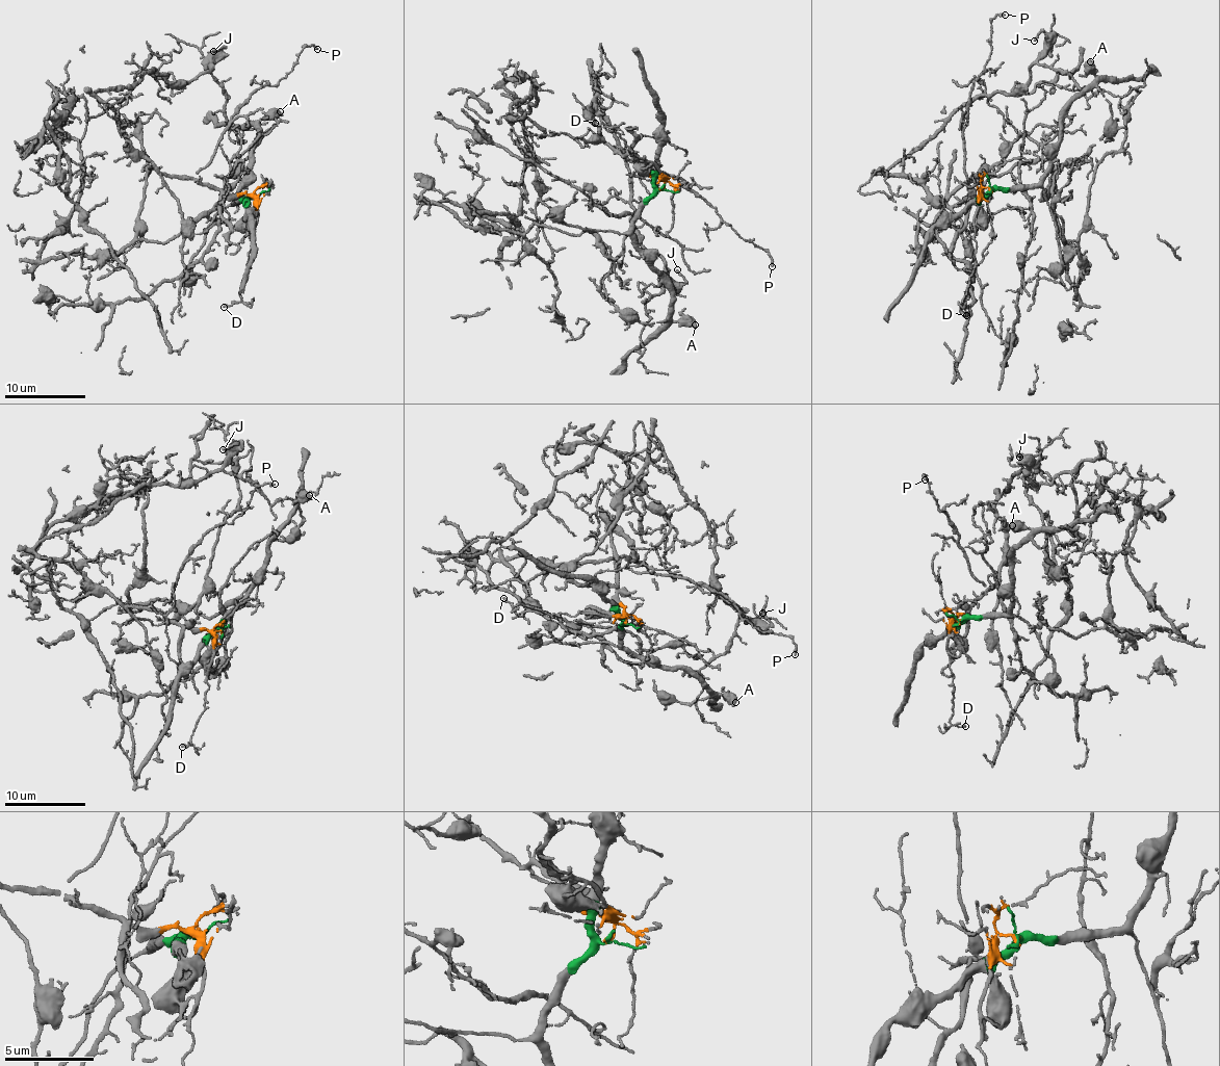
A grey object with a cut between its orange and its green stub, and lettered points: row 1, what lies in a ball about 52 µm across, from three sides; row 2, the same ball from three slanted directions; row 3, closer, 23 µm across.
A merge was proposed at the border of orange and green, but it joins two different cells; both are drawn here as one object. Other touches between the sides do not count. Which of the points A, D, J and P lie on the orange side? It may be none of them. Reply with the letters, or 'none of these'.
D, J, P

